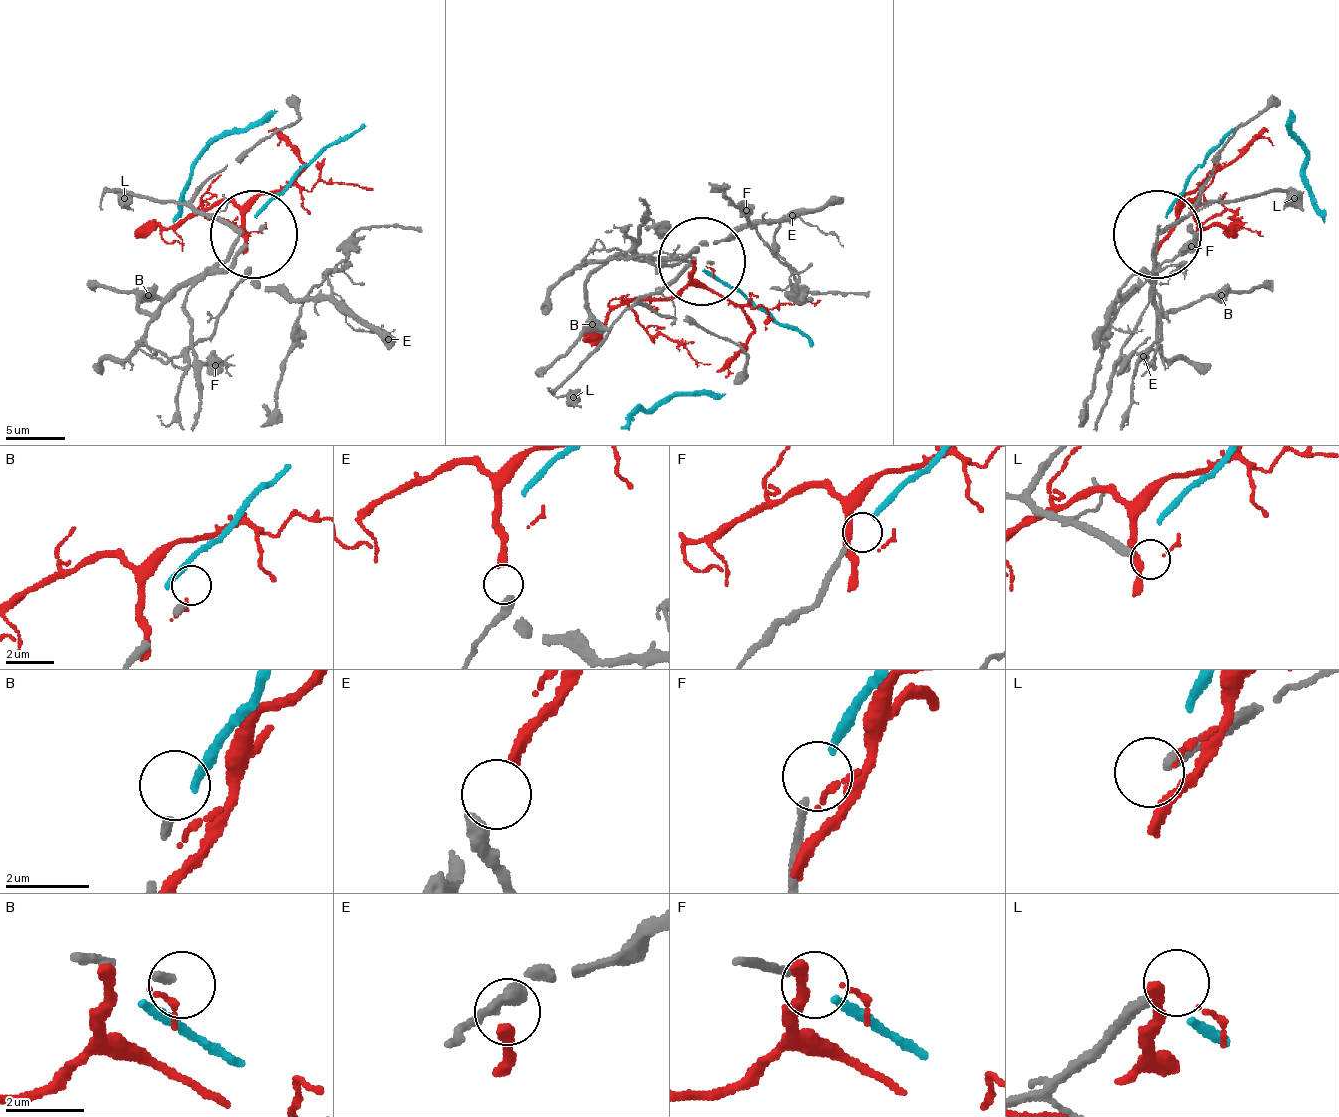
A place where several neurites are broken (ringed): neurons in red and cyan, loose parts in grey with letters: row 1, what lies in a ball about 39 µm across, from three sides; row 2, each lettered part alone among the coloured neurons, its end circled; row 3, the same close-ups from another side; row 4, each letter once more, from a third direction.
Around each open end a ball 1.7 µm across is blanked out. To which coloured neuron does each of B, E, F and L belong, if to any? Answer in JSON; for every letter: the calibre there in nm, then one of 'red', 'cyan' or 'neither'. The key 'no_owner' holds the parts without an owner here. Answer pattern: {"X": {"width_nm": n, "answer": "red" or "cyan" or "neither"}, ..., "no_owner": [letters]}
{"B": {"width_nm": 220, "answer": "neither"}, "E": {"width_nm": 300, "answer": "red"}, "F": {"width_nm": 170, "answer": "cyan"}, "L": {"width_nm": 320, "answer": "neither"}, "no_owner": ["B", "L"]}

